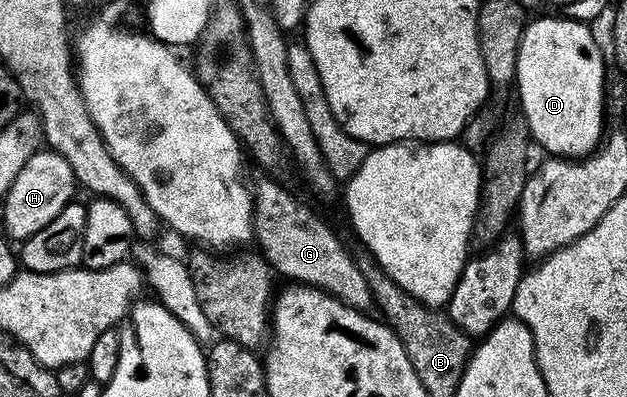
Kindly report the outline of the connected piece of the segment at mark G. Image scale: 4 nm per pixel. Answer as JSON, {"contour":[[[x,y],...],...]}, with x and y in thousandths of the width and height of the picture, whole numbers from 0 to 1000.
{"contour":[[[424,446],[424,453],[413,466],[411,481],[404,484],[405,494],[405,587],[404,599],[411,602],[410,630],[432,675],[445,695],[458,693],[458,705],[467,708],[475,718],[493,723],[509,723],[512,733],[536,746],[542,758],[549,758],[557,773],[565,773],[571,783],[589,786],[593,773],[593,746],[590,720],[577,683],[573,678],[566,645],[557,642],[545,625],[545,612],[539,605],[531,577],[499,531],[488,511],[480,511],[463,481],[455,481],[443,461],[435,461],[435,448]]]}

